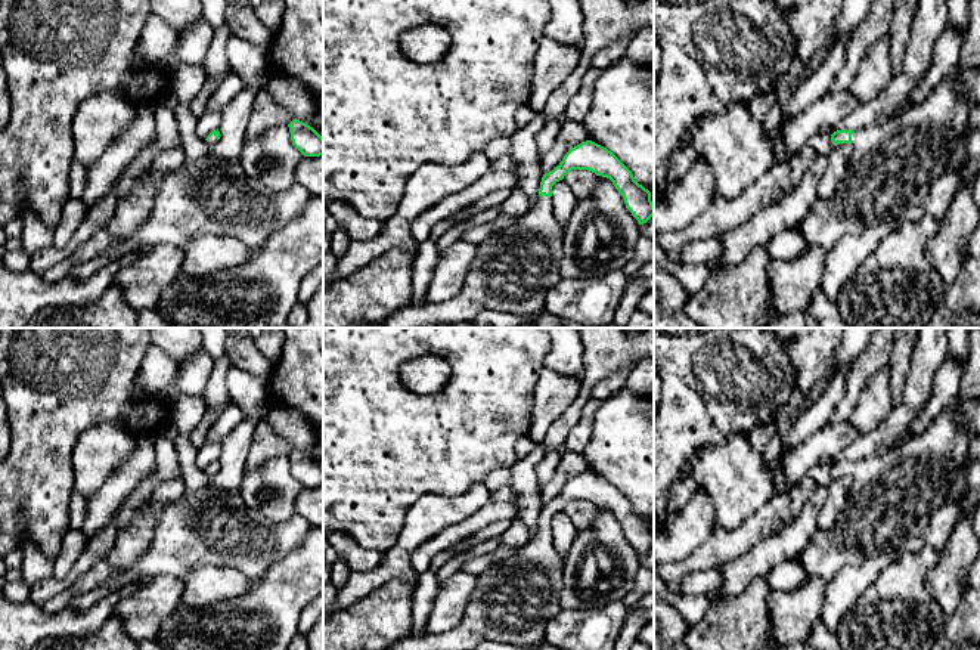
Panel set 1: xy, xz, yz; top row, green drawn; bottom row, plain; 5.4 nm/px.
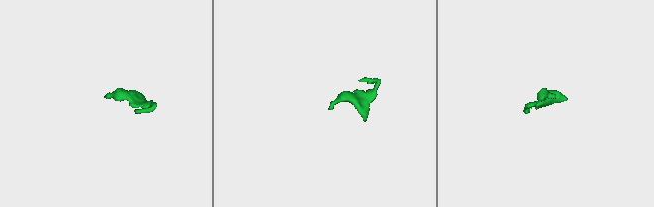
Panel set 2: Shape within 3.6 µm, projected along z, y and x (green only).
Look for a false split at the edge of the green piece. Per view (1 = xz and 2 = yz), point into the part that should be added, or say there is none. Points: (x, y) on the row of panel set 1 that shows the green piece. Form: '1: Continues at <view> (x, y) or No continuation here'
1: Continues at xz (514, 269)
2: Continues at yz (893, 166)

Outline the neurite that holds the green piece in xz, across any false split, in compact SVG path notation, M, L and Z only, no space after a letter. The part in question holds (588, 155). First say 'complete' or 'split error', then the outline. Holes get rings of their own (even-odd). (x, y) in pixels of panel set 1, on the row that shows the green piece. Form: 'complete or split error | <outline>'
split error | M592 140L582 142L571 148L552 171L543 174L539 189L540 198L534 205L530 205L522 216L512 217L506 229L477 244L475 261L466 273L463 288L455 297L424 306L409 304L391 313L384 326L431 328L456 322L471 325L484 312L506 312L531 319L543 312L546 292L562 279L559 264L564 257L564 226L558 223L552 210L552 186L571 170L589 170L610 179L639 225L654 216L651 192L635 180L632 171L607 148Z

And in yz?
split error | M955 71L945 75L931 95L903 115L859 131L837 130L831 140L852 143L853 154L837 192L829 199L818 198L798 229L810 247L827 253L846 235L891 223L909 207L927 198L936 179L948 171L949 151L968 134L968 117L974 106L955 86Z

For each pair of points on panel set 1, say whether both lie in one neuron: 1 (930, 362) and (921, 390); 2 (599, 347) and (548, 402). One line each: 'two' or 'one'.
1: one
2: two

